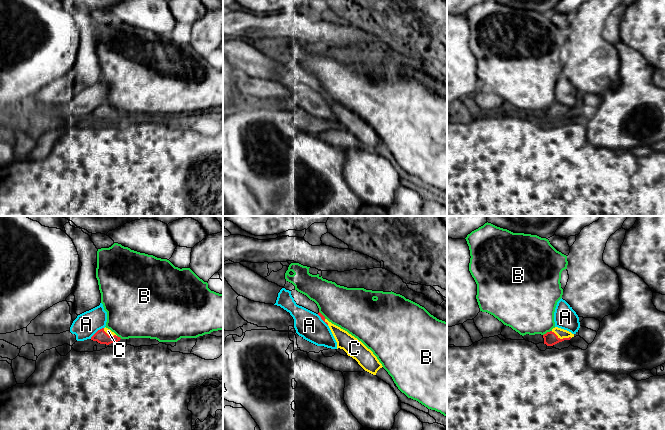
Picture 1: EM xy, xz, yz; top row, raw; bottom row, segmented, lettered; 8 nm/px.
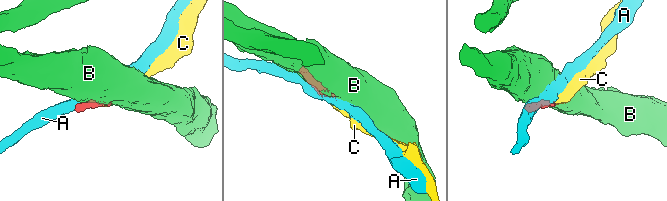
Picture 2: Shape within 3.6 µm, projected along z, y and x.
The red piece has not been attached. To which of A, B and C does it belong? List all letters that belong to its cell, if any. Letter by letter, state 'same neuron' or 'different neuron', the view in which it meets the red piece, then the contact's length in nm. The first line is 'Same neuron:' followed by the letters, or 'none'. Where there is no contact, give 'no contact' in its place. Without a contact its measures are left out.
Same neuron: C
A: different neuron; contact in xy; length 140 nm
B: different neuron; contact in yz; length 80 nm
C: same neuron; contact in yz; length 180 nm

